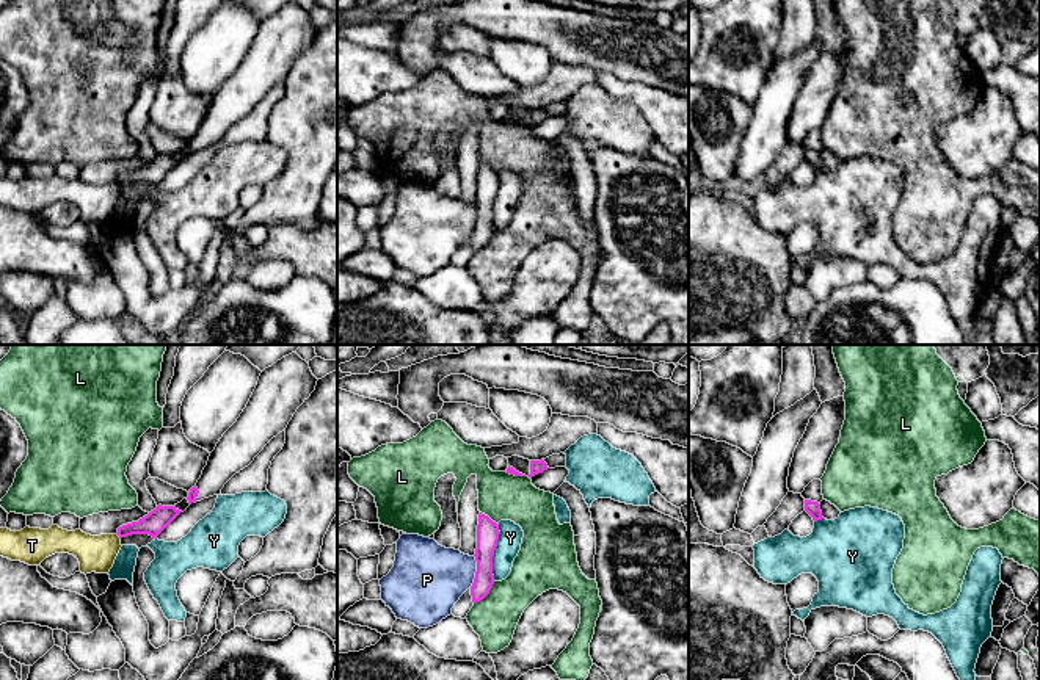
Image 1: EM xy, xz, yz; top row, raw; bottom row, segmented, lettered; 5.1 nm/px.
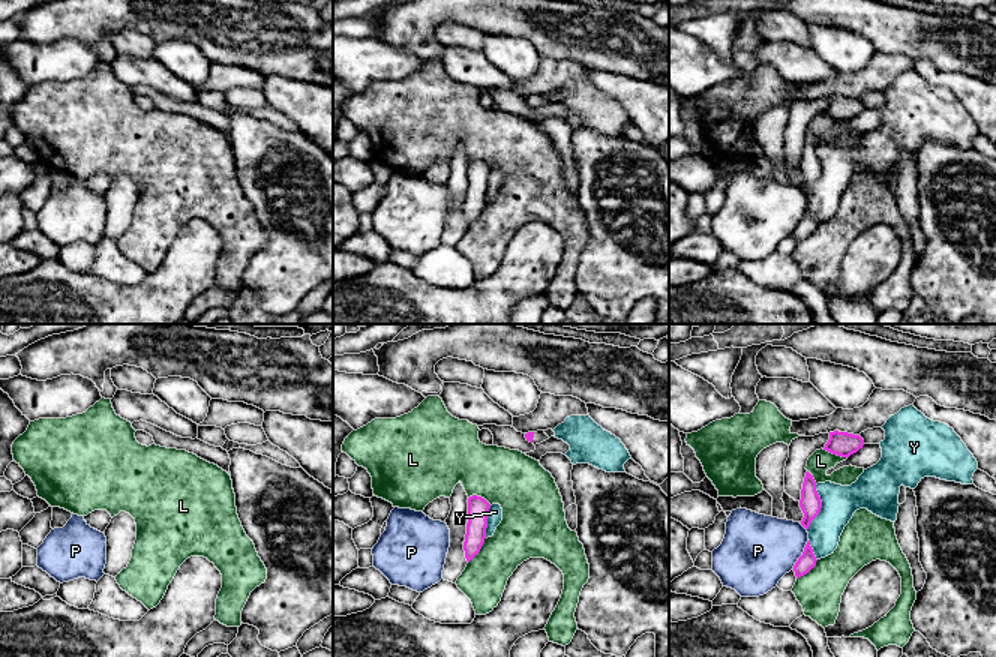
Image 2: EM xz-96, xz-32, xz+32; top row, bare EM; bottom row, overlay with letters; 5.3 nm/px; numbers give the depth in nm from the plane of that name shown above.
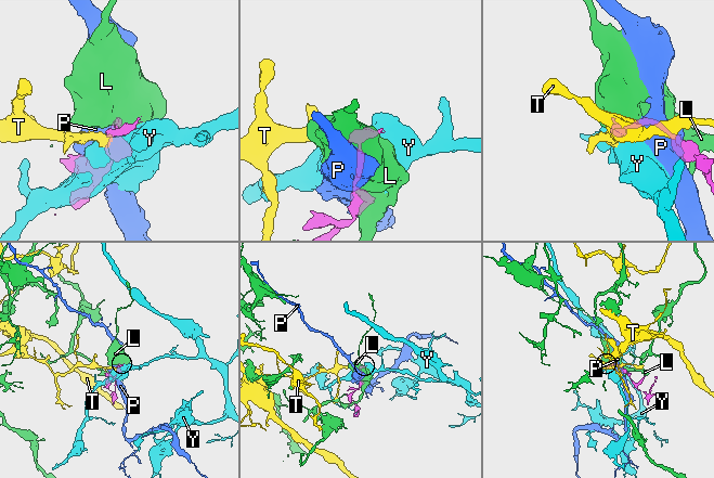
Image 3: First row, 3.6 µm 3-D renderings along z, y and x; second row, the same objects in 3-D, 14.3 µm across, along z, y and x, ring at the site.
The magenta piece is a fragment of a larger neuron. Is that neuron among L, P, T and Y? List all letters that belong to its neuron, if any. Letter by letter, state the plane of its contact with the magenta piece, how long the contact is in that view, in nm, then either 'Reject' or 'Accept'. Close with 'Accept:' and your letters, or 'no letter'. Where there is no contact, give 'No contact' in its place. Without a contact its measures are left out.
L: Touches magenta in xz. Shared border 160 nm. Reject
P: Touches magenta in xz. Shared border 180 nm. Reject
T: Touches magenta in xy. Shared border 40 nm. Reject
Y: Touches magenta in xz. Shared border 300 nm. Reject
Accept: no letter

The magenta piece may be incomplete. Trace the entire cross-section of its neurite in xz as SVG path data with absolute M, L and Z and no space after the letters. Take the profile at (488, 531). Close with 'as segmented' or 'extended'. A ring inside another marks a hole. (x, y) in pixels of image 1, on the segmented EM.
M480 512L477 525L477 548L474 555L477 561L477 572L471 586L474 603L483 600L494 584L493 556L497 547L499 534L499 525Z; as segmented

